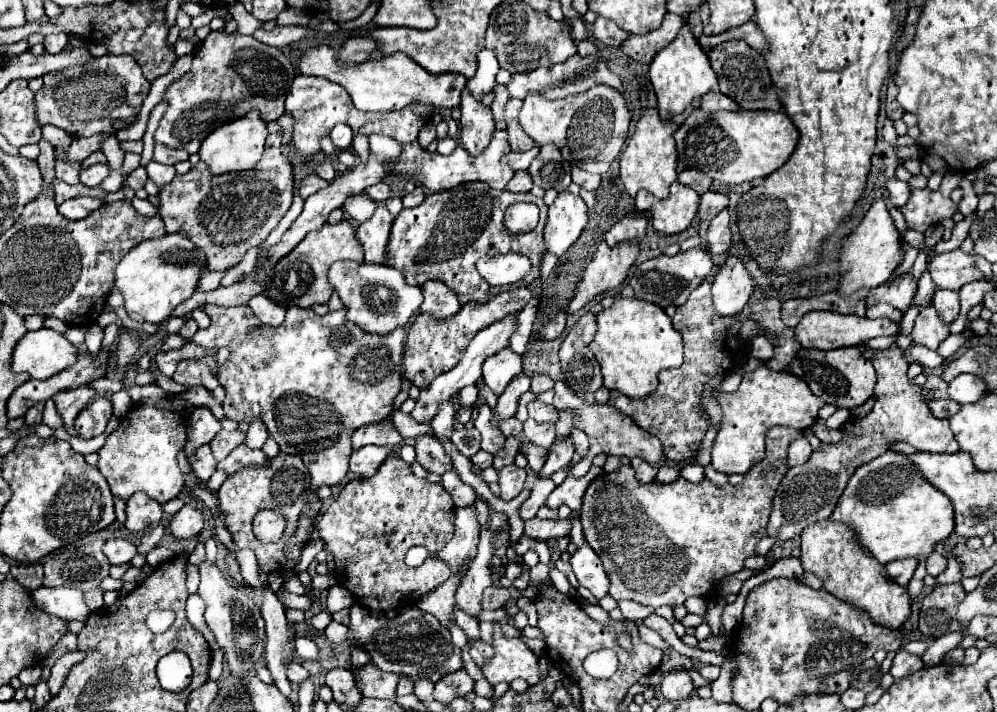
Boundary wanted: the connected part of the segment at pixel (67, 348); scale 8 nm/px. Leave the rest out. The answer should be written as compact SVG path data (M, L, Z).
M41 328L27 332L13 352L13 370L29 372L31 378L47 380L79 360L79 348L75 348L61 332Z

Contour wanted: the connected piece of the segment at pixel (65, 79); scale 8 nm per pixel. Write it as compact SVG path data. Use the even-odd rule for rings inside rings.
M101 56L101 58L91 58L85 64L79 66L71 66L65 68L61 72L51 72L43 76L43 88L39 90L39 94L35 96L35 106L37 106L37 118L39 124L53 124L65 132L69 132L71 136L93 136L97 132L113 132L113 120L135 120L139 110L141 110L141 102L145 100L145 96L149 94L149 80L139 72L135 72L137 64L131 56Z

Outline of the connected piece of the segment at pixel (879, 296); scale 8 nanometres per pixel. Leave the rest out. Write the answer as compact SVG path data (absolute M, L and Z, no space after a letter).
M903 274L903 276L895 278L891 284L871 290L869 296L867 296L867 306L875 306L879 302L887 302L887 304L891 304L897 310L907 312L911 302L913 302L915 292L917 292L915 278L911 274Z

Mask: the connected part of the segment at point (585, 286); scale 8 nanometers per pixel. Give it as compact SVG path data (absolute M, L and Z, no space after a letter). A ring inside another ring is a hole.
M599 244L597 250L593 252L583 280L577 286L575 298L569 304L569 312L581 310L587 302L591 302L597 294L617 288L625 278L639 254L639 244L617 244L617 246L607 246Z

